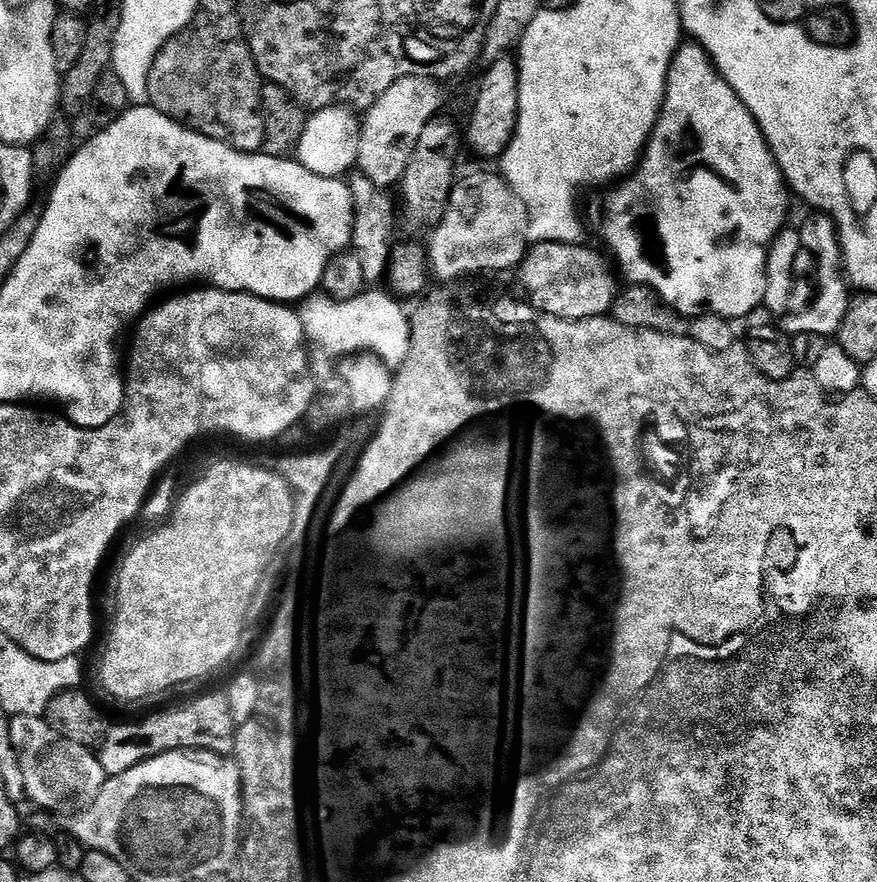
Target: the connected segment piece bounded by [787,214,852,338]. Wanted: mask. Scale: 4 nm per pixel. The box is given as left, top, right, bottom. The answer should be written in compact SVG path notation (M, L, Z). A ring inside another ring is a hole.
M812 214L812 217L804 225L799 225L798 231L800 233L801 245L807 251L809 248L818 258L818 296L804 312L789 320L789 329L787 328L787 331L791 335L812 333L822 334L830 338L839 333L852 297L849 285L841 272L842 253L840 250L840 241L836 234L836 224L829 216Z

